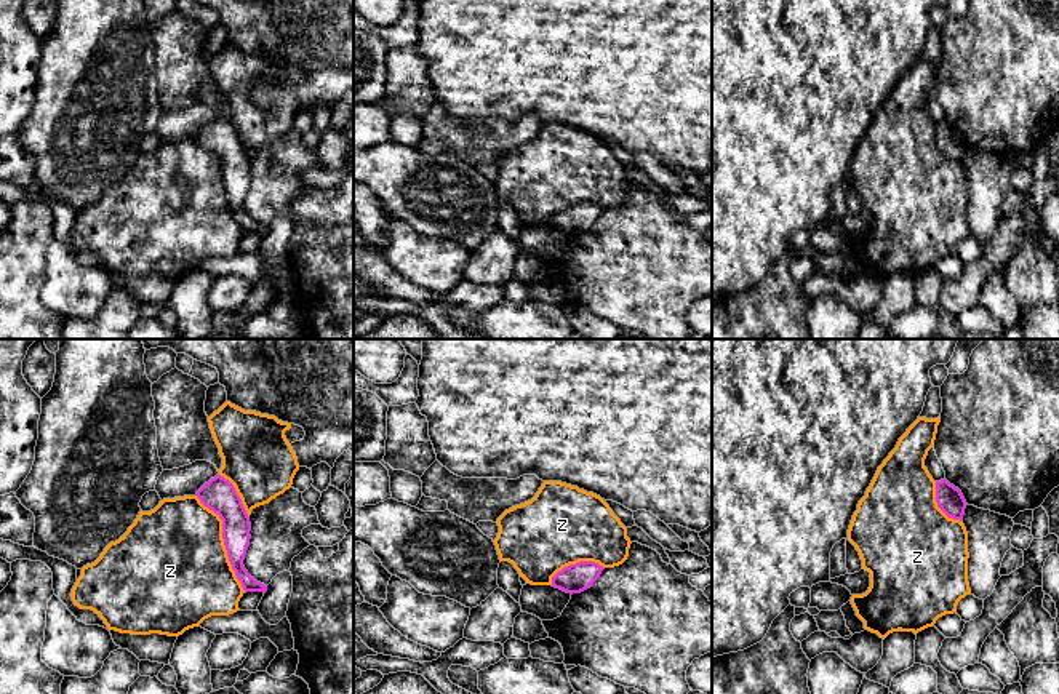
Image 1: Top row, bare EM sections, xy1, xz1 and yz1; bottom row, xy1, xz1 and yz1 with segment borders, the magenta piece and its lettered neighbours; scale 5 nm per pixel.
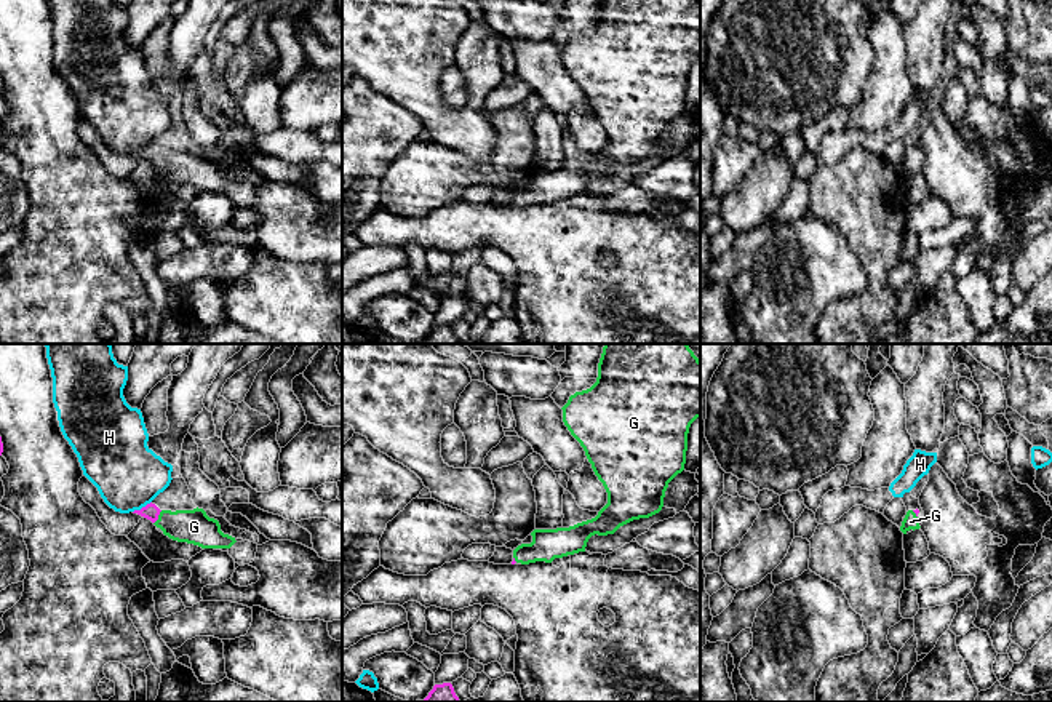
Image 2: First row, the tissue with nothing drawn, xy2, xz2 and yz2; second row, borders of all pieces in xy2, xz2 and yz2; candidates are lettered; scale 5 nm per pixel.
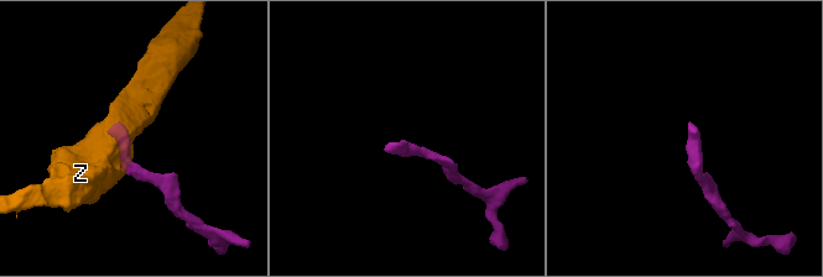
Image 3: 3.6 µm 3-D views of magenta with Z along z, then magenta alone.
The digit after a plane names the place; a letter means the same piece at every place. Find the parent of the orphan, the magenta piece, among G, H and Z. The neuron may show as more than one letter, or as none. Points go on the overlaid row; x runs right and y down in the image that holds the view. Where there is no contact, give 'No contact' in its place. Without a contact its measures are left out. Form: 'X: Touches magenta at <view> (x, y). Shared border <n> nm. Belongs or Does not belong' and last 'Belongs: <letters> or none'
G: Touches magenta at xy2 (157, 517). Shared border 80 nm. Belongs
H: Touches magenta at xy2 (143, 507). Shared border 110 nm. Does not belong
Z: Touches magenta at xy1 (224, 542). Shared border 550 nm. Does not belong
Belongs: G

